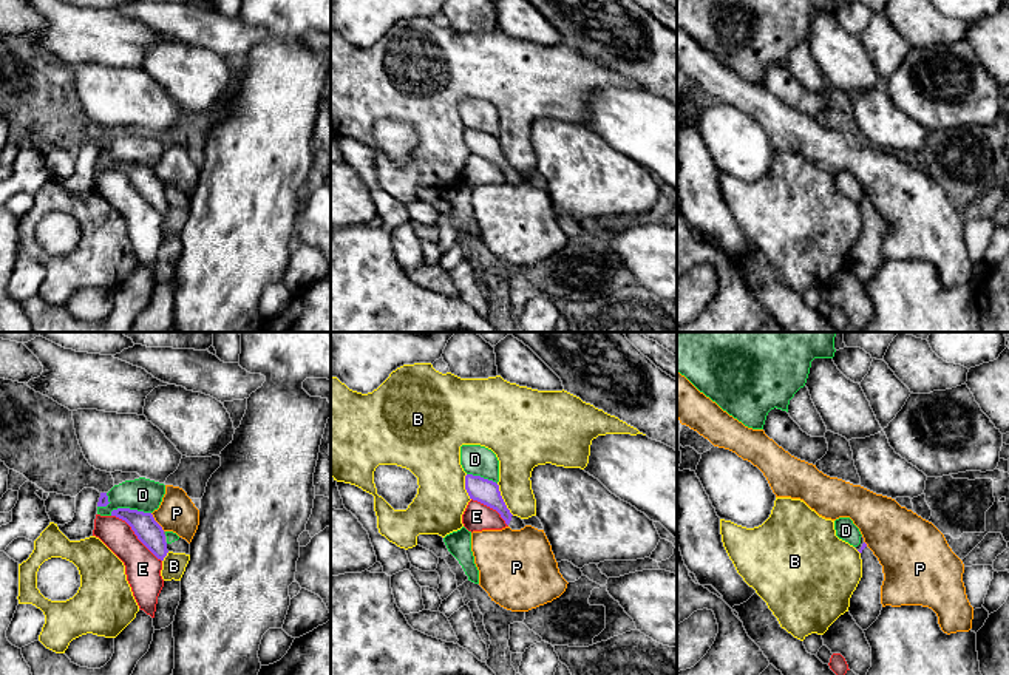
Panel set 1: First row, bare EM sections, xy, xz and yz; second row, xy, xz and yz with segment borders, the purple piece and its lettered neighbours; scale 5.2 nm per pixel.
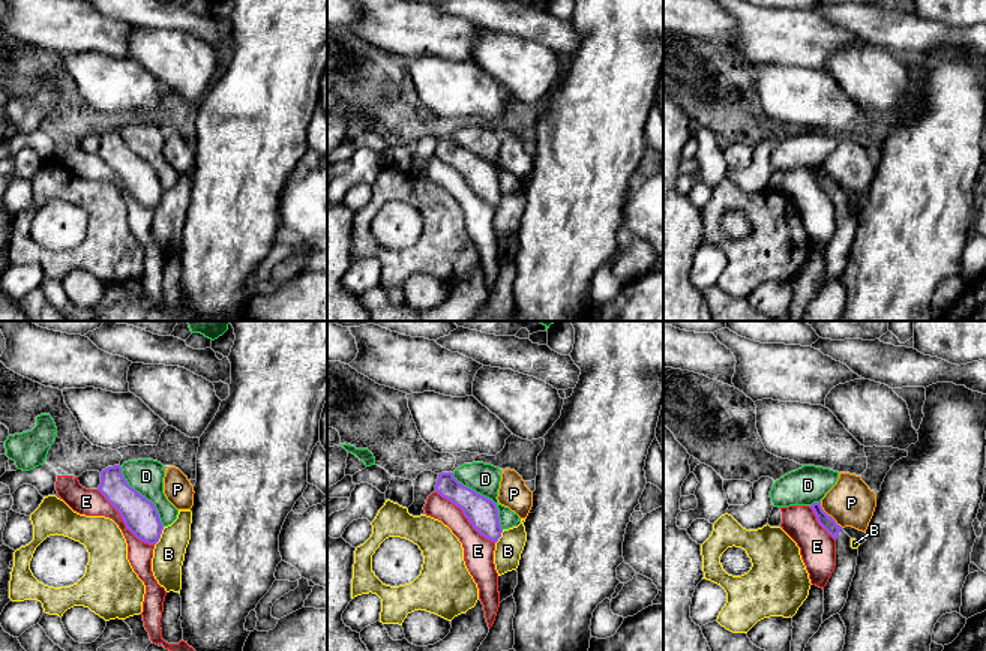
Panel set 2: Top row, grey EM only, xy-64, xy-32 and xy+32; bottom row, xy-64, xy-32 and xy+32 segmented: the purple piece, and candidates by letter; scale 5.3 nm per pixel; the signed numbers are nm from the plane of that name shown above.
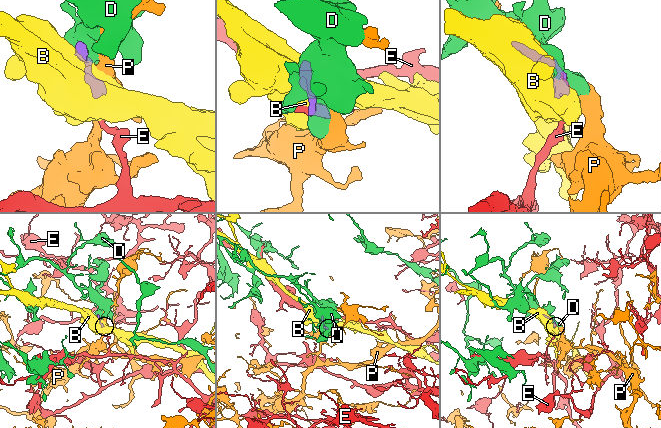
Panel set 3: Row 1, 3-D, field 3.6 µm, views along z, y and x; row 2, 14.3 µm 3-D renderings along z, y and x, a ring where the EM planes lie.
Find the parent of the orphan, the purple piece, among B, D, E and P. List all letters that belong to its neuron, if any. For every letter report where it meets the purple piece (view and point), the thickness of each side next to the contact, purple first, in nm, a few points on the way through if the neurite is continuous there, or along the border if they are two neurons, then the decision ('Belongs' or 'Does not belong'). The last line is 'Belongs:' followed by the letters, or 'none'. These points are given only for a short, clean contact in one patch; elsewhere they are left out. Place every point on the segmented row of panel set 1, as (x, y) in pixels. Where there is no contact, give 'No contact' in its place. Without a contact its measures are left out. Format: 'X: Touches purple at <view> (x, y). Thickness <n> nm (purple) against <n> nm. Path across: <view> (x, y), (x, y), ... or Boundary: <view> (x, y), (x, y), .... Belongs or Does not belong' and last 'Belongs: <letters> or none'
B: Touches purple at xz (502, 499). Thickness 130 nm (purple) against 220 nm. Does not belong
D: Touches purple at xy (129, 508). Thickness 140 nm (purple) against 170 nm. Does not belong
E: Touches purple at xy (135, 533). Thickness 140 nm (purple) against 190 nm. Boundary: xy (112, 515), (122, 519), (161, 561). Does not belong
P: Touches purple at xy (156, 522). Thickness 140 nm (purple) against 200 nm. Boundary: xy (150, 513), (164, 530). Does not belong
Belongs: none

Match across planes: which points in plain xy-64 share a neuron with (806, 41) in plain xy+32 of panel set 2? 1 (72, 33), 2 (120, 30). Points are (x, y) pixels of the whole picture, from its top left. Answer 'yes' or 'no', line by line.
1: yes
2: yes

